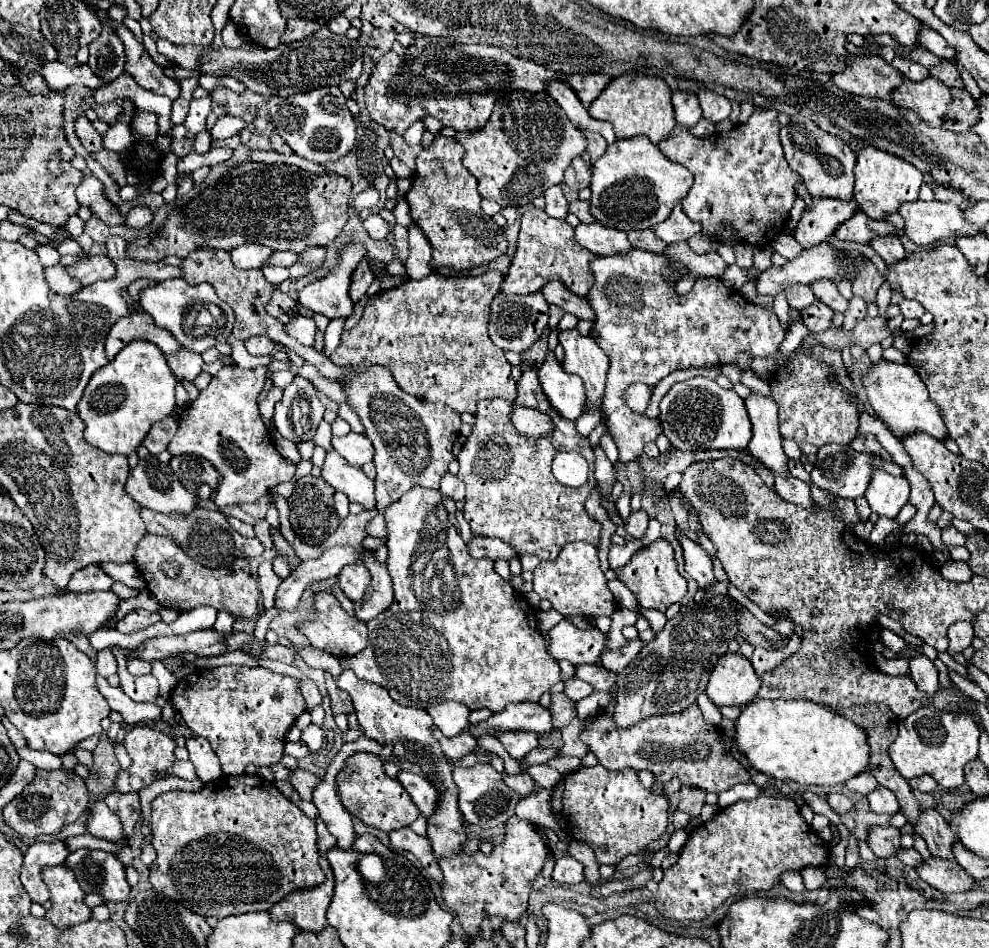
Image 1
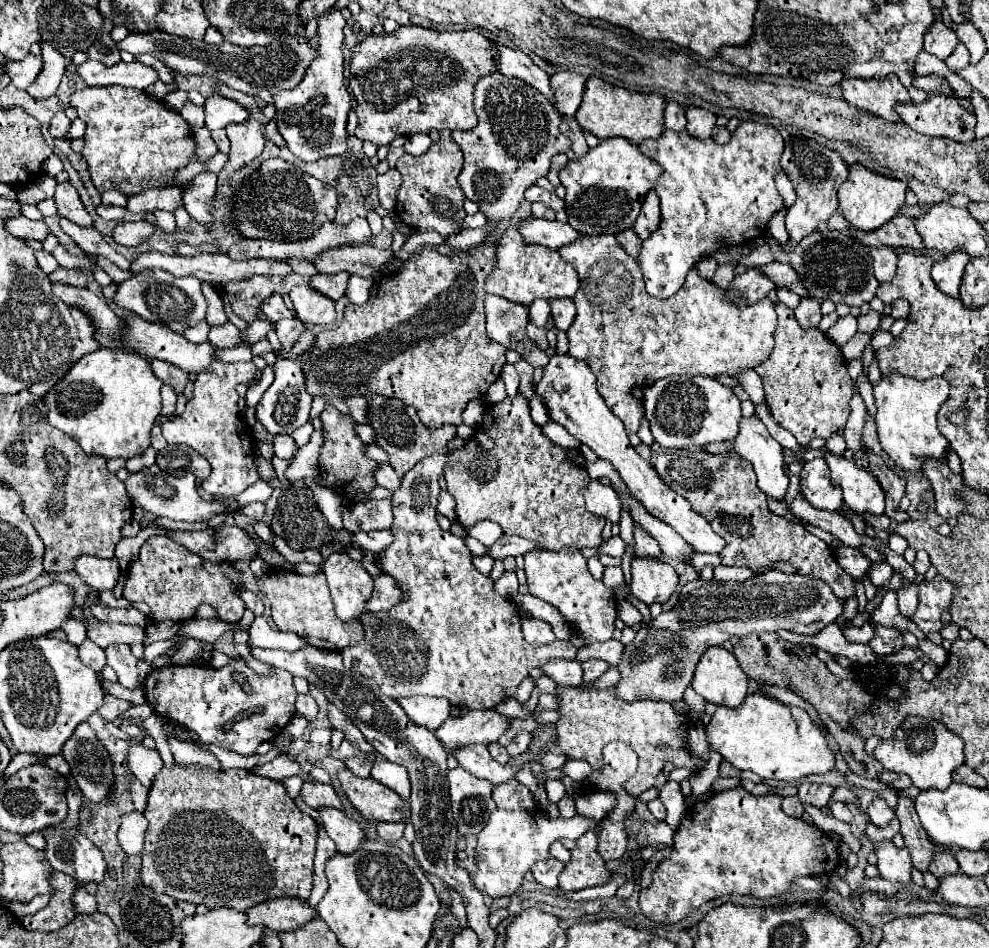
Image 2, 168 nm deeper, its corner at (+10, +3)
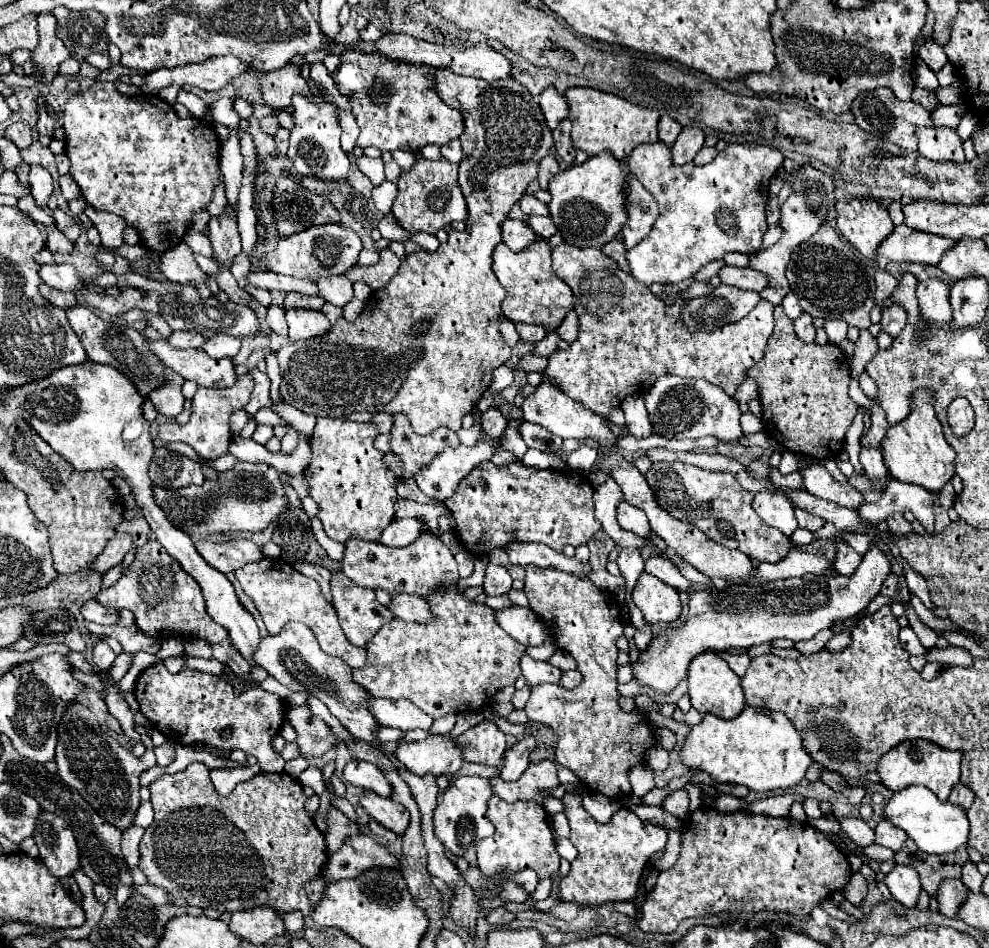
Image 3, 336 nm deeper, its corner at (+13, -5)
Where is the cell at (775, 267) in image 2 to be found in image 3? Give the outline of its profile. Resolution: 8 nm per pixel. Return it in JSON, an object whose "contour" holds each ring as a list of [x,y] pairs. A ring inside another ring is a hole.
{"contour":[[[724,266],[718,274],[724,284],[742,288],[742,290],[754,290],[762,292],[770,282],[766,274],[760,274],[754,268],[736,268],[736,266]]]}

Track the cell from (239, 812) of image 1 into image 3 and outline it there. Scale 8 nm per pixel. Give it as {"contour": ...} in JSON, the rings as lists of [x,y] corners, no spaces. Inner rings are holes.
{"contour":[[[194,762],[182,772],[164,774],[158,780],[154,780],[150,784],[150,802],[152,802],[152,808],[154,808],[154,822],[146,828],[146,834],[140,842],[140,864],[138,864],[138,868],[146,874],[148,884],[160,886],[168,892],[170,904],[214,908],[218,912],[228,912],[228,914],[240,912],[240,910],[250,910],[250,908],[256,908],[256,906],[270,906],[278,912],[294,912],[294,910],[300,910],[304,914],[314,912],[314,904],[308,900],[308,896],[304,892],[304,882],[320,874],[322,864],[328,860],[328,850],[326,850],[324,834],[314,826],[314,822],[310,820],[310,816],[304,810],[306,796],[304,796],[302,786],[296,778],[292,778],[284,772],[282,774],[258,774],[258,776],[246,780],[246,782],[240,782],[228,796],[222,796],[222,794],[216,792],[216,788],[210,780],[210,768],[202,762]]]}

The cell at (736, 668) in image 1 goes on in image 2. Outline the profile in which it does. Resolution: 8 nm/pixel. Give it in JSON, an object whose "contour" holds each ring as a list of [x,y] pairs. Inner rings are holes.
{"contour":[[[721,646],[705,650],[695,666],[691,688],[717,706],[737,708],[747,696],[747,674],[731,652]]]}

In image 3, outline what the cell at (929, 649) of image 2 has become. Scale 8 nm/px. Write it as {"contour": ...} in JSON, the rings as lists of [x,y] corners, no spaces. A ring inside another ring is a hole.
{"contour":[[[902,628],[900,630],[900,642],[904,646],[904,650],[912,656],[924,656],[926,654],[926,648],[920,644],[920,640],[914,636],[914,630],[912,628]]]}

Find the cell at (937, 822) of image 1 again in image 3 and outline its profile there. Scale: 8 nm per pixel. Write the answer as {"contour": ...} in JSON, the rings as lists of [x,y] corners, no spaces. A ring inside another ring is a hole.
{"contour":[[[954,878],[954,880],[944,880],[938,888],[938,908],[940,908],[940,914],[944,916],[950,916],[950,918],[956,918],[956,910],[958,906],[962,904],[962,898],[966,898],[968,890],[966,886]]]}

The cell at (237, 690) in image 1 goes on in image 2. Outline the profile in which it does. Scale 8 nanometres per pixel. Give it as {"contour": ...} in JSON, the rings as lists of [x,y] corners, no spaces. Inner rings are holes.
{"contour":[[[241,658],[219,670],[197,664],[153,668],[143,682],[147,704],[155,714],[193,730],[205,744],[241,756],[251,756],[261,742],[271,742],[291,722],[293,690],[293,678],[285,670],[275,668],[271,676],[257,676]]]}

